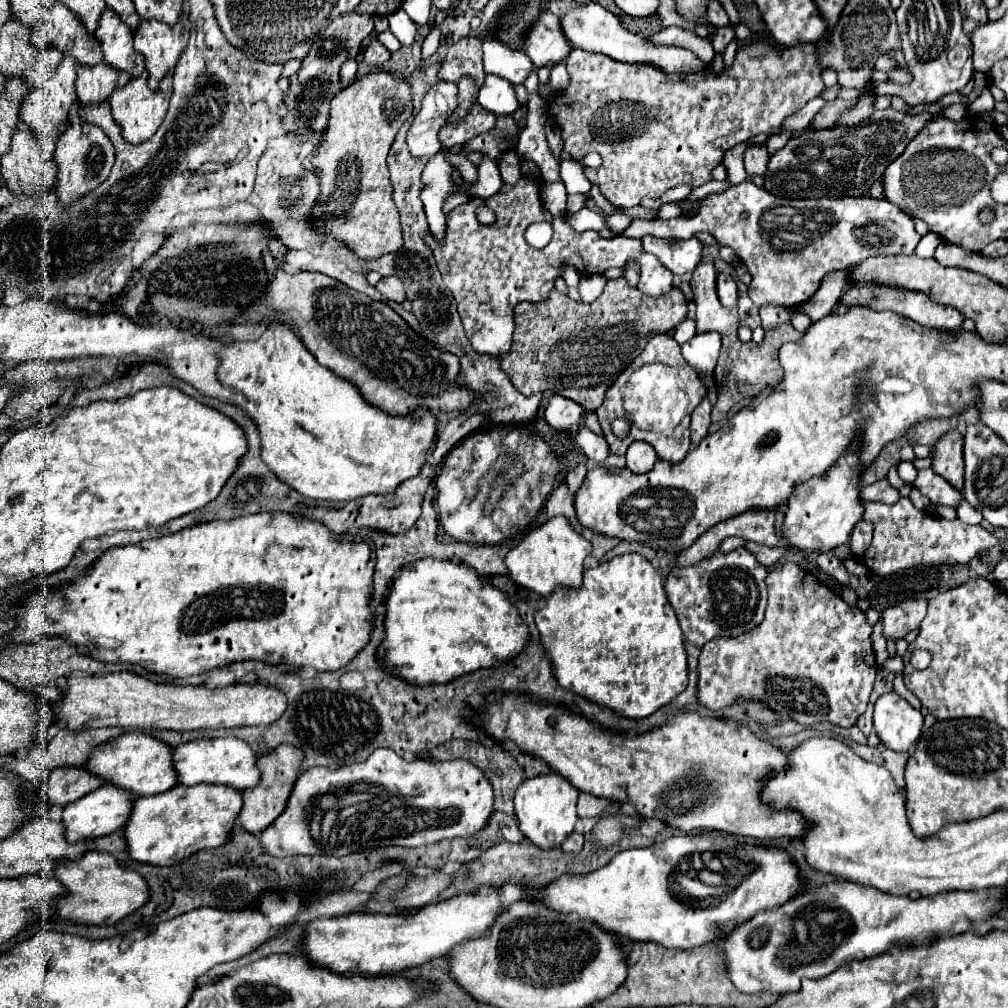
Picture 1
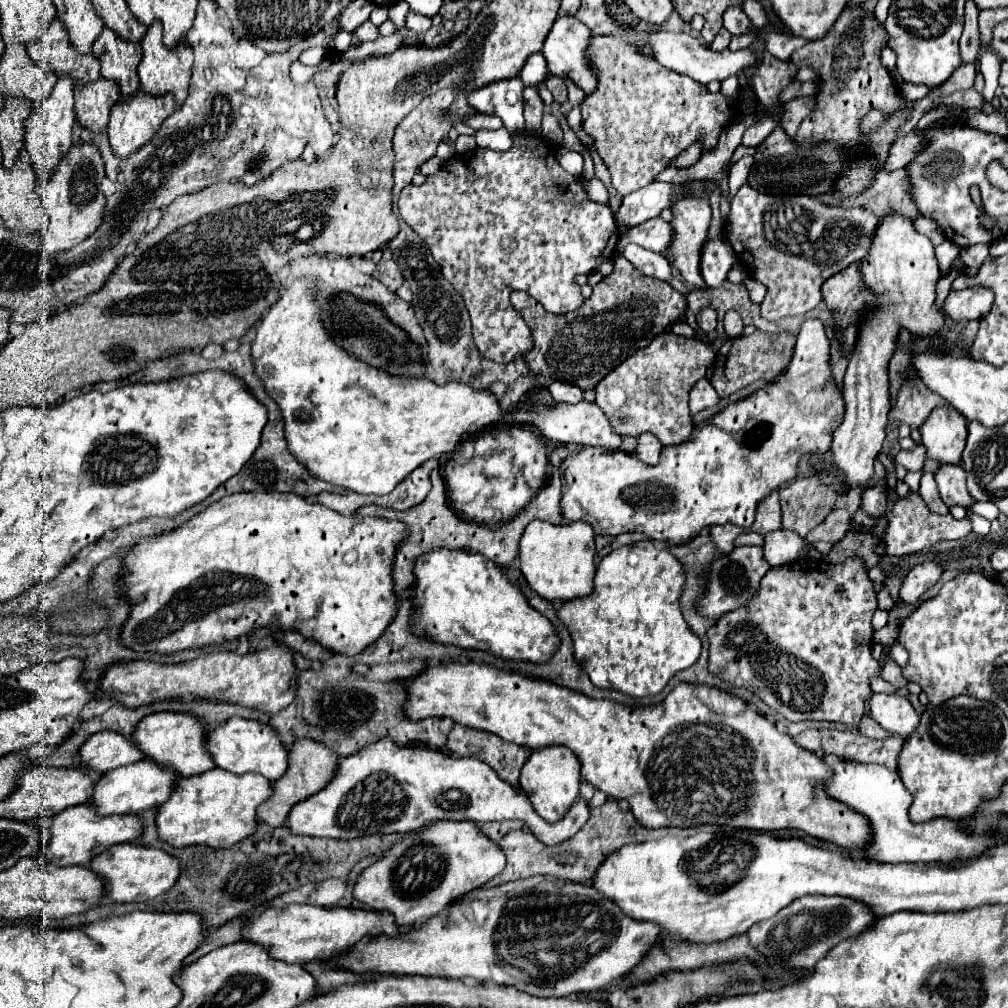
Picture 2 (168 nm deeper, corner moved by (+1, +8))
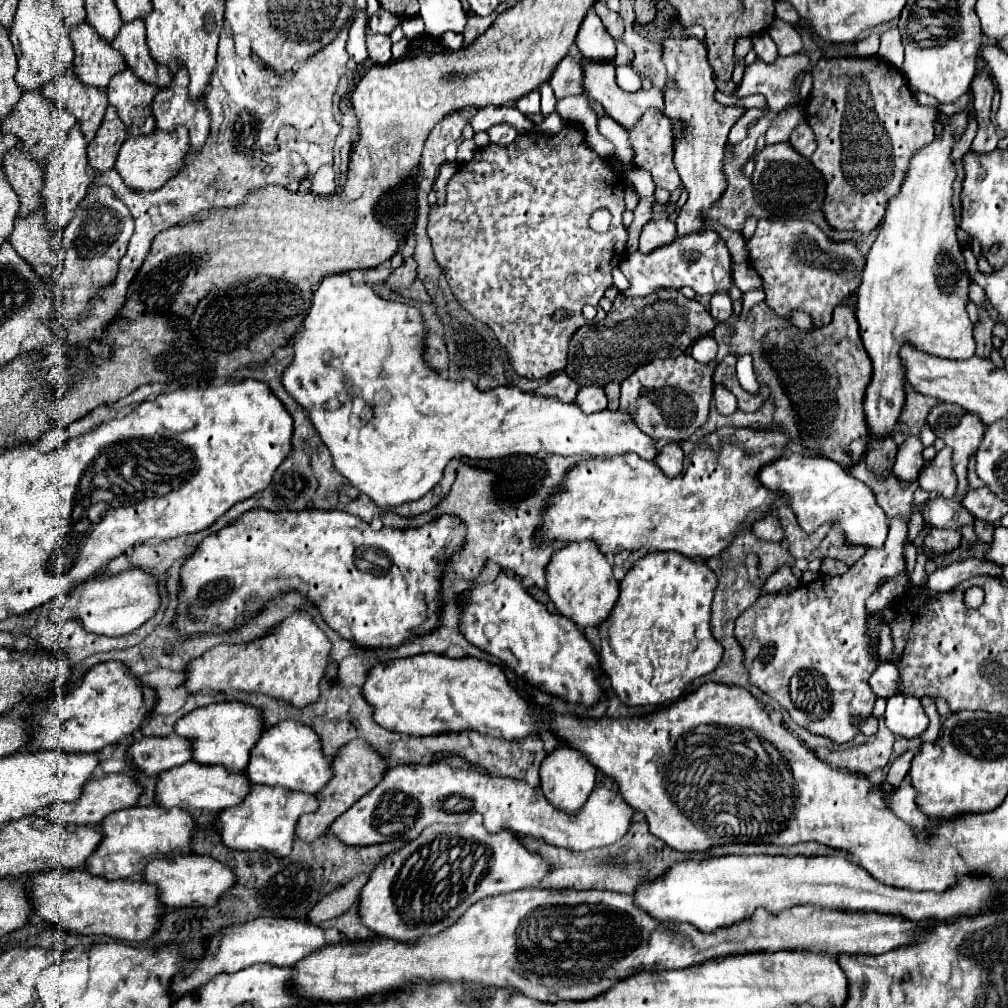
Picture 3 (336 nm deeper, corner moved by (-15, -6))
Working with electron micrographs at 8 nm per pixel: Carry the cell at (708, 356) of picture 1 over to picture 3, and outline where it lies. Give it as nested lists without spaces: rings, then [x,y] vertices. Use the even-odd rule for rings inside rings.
[[[718,291],[718,293],[712,295],[712,299],[710,299],[710,313],[720,323],[730,319],[730,315],[732,315],[732,299],[730,299],[728,291]]]

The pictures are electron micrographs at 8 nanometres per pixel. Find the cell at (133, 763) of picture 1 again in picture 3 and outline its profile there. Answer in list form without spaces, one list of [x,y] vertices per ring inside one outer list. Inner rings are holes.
[[[212,703],[200,709],[194,709],[176,723],[176,733],[192,741],[194,761],[204,765],[224,765],[230,771],[244,771],[250,759],[252,747],[258,743],[264,731],[264,713],[246,703]]]

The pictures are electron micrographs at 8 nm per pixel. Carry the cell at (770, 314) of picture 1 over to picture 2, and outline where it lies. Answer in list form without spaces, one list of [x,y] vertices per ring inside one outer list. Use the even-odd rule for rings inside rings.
[[[746,277],[744,279],[744,283],[746,283],[746,287],[748,287],[748,293],[750,293],[750,299],[754,301],[754,303],[762,303],[764,301],[764,295],[766,295],[766,287],[762,285],[762,283],[758,283],[754,277]]]

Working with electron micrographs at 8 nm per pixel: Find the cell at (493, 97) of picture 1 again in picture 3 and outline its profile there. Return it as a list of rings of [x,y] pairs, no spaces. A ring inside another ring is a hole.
[[[530,91],[528,95],[524,95],[522,99],[516,101],[516,107],[520,109],[520,113],[530,115],[530,113],[540,113],[540,91]]]

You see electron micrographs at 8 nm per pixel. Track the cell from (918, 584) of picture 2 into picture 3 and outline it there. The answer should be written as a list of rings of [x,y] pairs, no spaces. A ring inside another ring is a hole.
[[[964,559],[946,567],[936,569],[928,577],[928,587],[934,591],[950,591],[954,585],[974,577],[974,575],[988,575],[988,577],[1000,577],[1002,567],[996,563],[990,563],[986,559]]]

